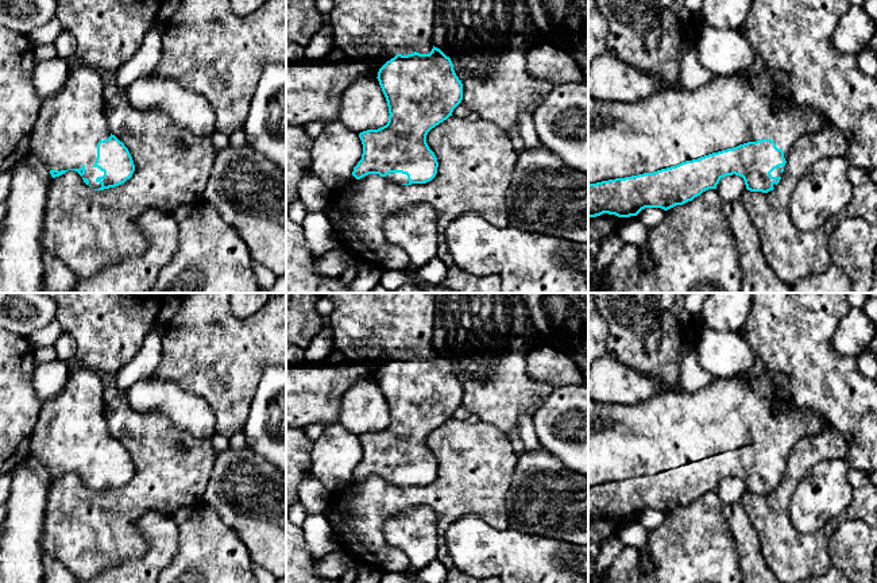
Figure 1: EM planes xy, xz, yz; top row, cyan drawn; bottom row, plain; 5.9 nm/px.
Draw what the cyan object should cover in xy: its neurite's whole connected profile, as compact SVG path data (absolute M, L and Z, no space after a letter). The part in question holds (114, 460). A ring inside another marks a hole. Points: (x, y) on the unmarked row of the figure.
M89 367L73 371L61 393L42 405L28 456L39 459L53 480L74 472L94 493L124 486L132 479L135 467L128 451L108 431L105 404L100 372Z

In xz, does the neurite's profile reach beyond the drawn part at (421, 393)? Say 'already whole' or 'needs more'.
needs more

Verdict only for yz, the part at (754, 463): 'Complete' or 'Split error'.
Split error

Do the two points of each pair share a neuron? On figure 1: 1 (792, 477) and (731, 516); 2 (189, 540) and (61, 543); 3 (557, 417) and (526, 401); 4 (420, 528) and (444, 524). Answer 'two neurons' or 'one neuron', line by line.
1: two neurons
2: two neurons
3: two neurons
4: two neurons

